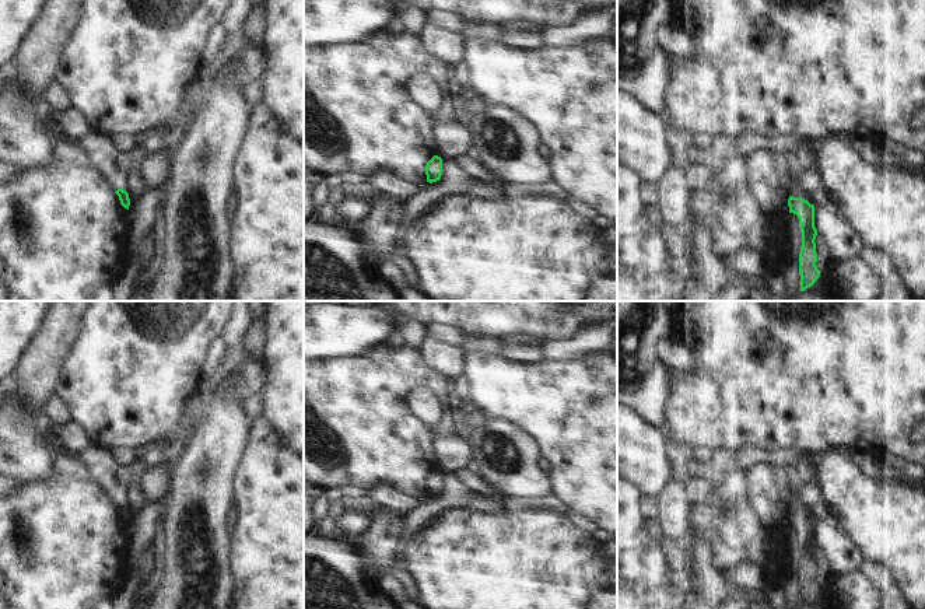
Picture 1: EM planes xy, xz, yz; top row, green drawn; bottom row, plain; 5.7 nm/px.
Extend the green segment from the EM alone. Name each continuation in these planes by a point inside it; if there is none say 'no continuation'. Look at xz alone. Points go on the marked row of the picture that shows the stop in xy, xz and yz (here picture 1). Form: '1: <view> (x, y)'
no continuation

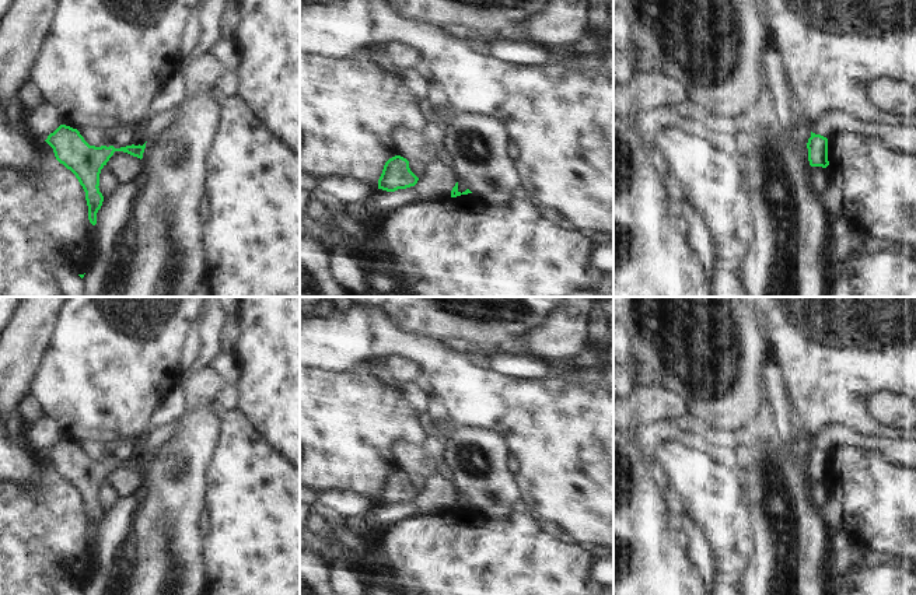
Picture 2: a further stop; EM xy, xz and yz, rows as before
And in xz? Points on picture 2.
no continuation

